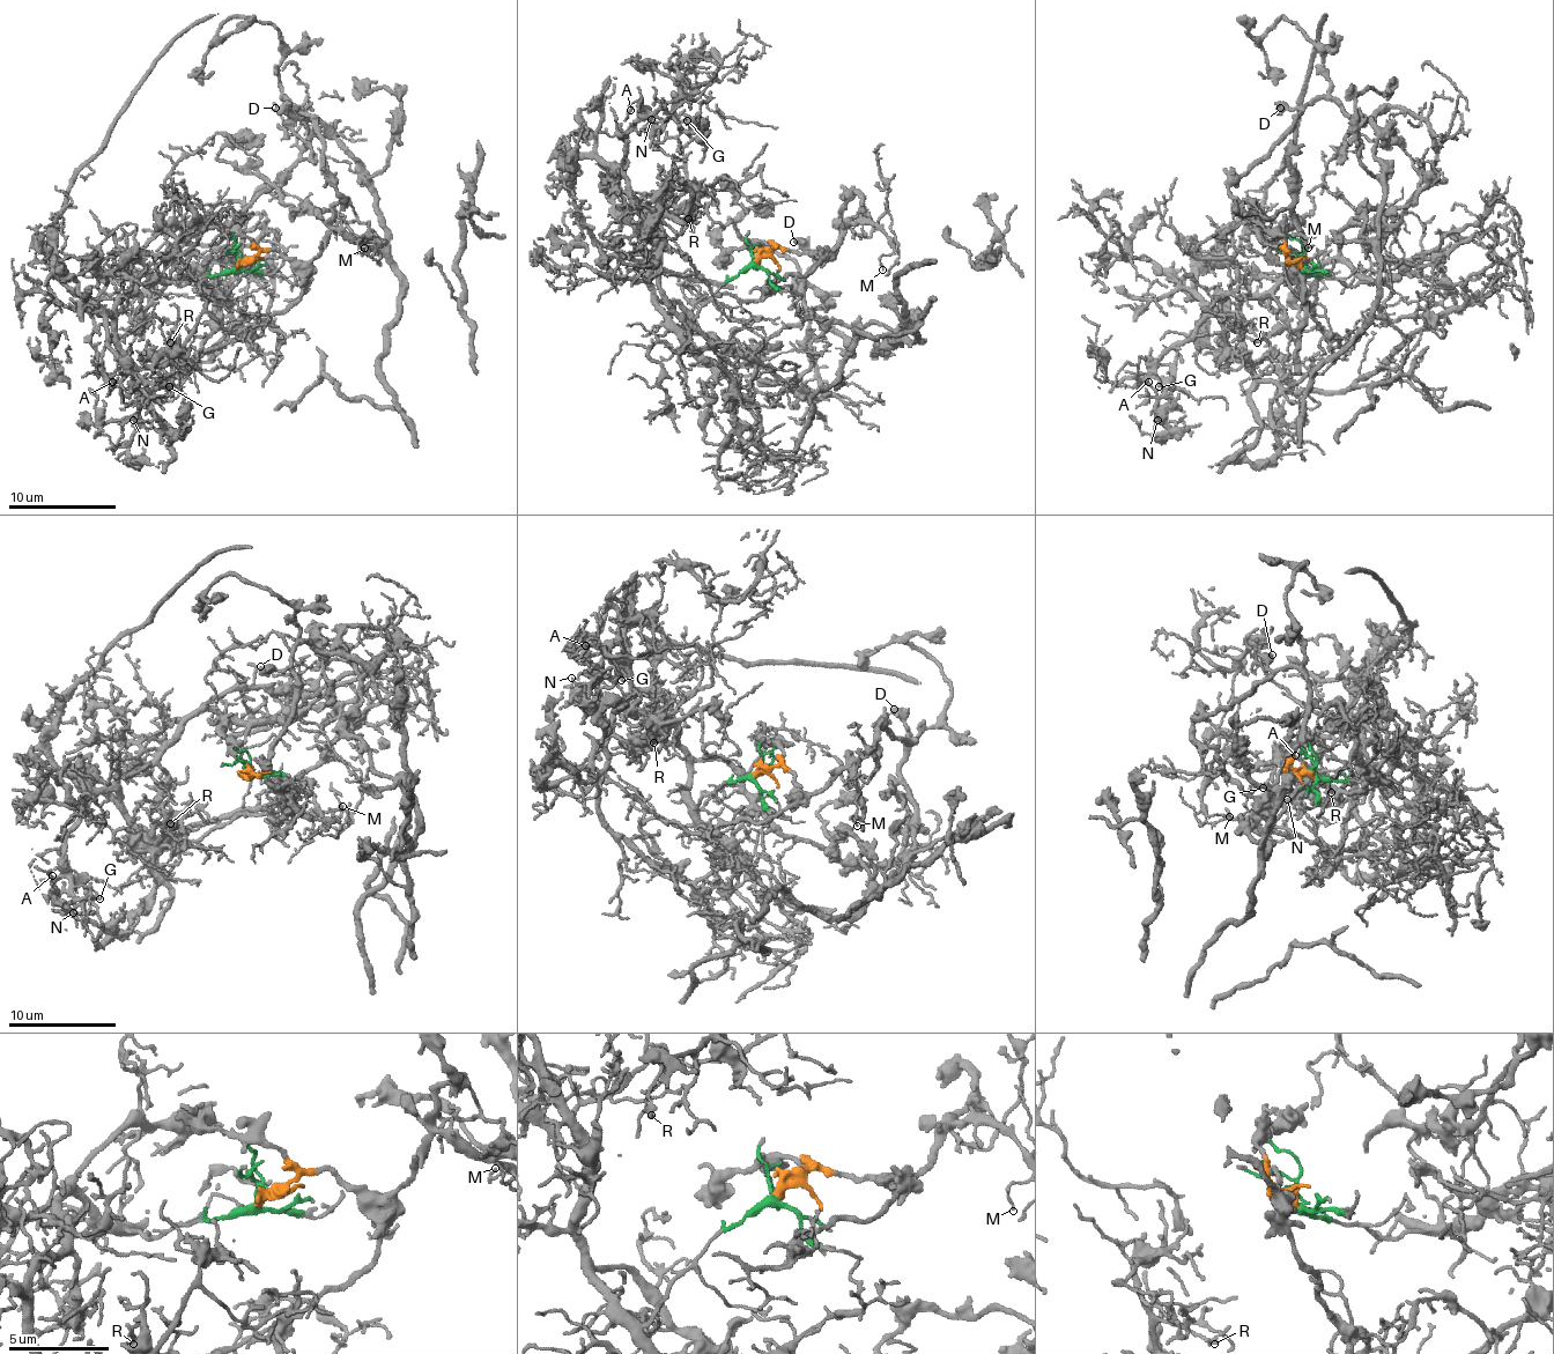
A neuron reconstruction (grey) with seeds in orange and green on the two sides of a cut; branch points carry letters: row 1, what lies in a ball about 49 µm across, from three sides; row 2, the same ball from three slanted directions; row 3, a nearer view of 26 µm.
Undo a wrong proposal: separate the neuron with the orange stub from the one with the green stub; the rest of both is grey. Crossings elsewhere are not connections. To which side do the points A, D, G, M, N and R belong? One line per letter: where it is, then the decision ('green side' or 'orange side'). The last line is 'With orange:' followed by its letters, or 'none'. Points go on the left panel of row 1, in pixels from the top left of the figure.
A: at (112, 382); green side
D: at (275, 108); orange side
G: at (169, 386); green side
M: at (364, 248); orange side
N: at (133, 420); green side
R: at (170, 342); green side
With orange: D, M

